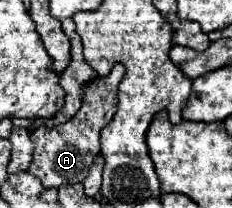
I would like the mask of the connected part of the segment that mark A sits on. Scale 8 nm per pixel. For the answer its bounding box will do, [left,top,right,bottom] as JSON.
[29,64,125,188]

